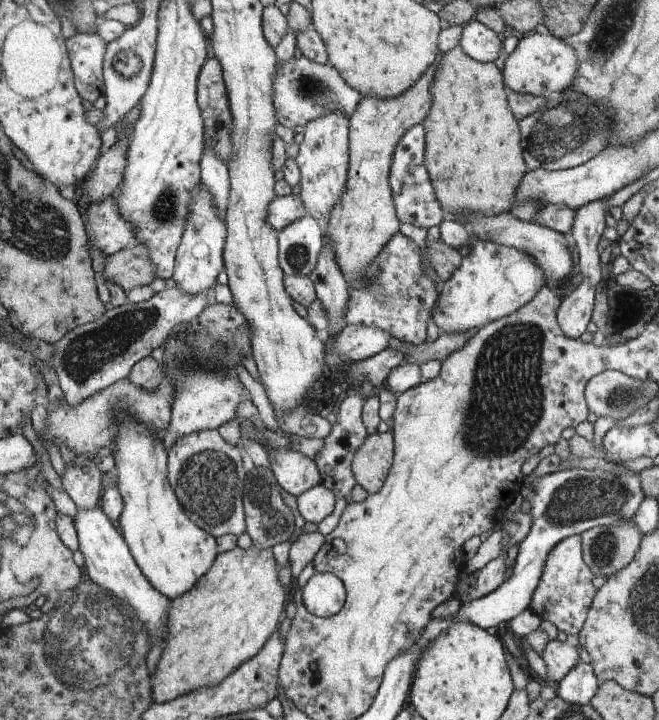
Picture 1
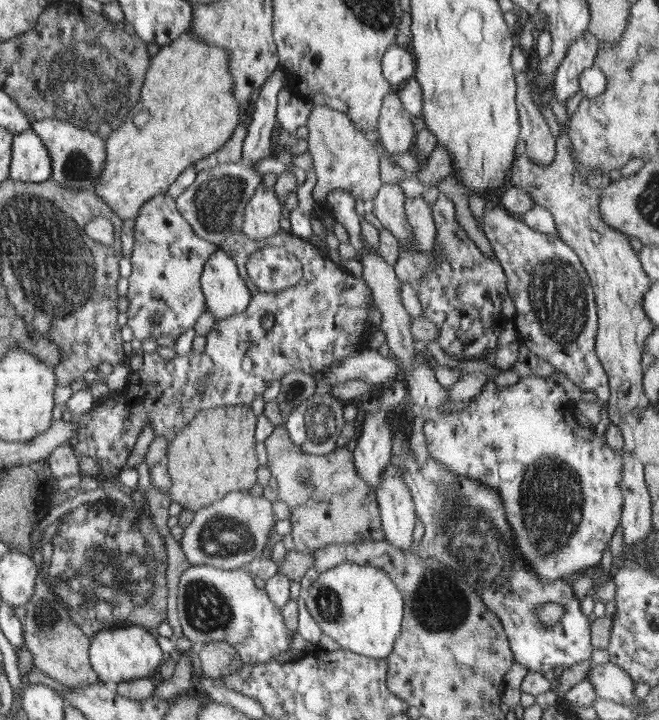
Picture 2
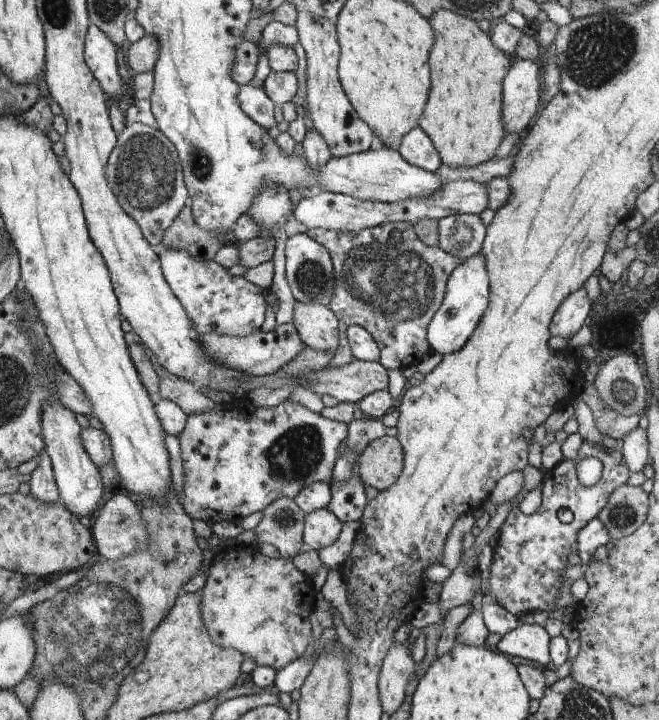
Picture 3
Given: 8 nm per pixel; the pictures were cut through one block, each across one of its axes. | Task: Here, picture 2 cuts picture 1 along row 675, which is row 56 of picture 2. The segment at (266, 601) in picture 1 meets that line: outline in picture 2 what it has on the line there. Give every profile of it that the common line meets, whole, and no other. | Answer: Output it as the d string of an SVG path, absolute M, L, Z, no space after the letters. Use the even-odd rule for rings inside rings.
M188 30L176 41L163 46L152 56L152 70L148 72L148 86L143 86L140 100L128 118L106 138L106 164L94 192L119 215L120 219L135 220L146 202L157 194L167 193L169 187L197 160L207 157L224 146L240 124L238 119L244 106L234 97L234 79L228 67L228 51L224 47L208 45Z

